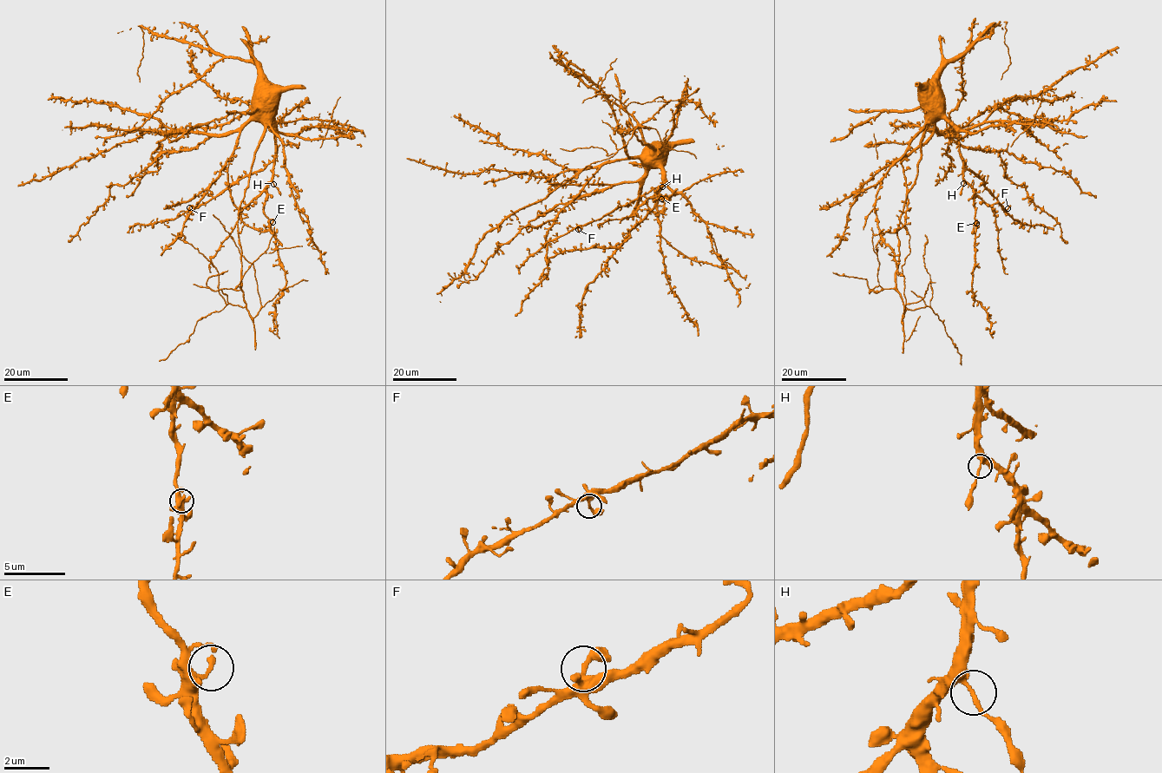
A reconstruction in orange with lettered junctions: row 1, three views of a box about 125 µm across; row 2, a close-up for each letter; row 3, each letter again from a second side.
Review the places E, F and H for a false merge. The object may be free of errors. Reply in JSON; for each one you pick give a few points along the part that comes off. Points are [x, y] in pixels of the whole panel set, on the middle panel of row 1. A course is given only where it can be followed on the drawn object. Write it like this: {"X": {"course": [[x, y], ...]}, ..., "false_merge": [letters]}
{"false_merge": ["H"]}

